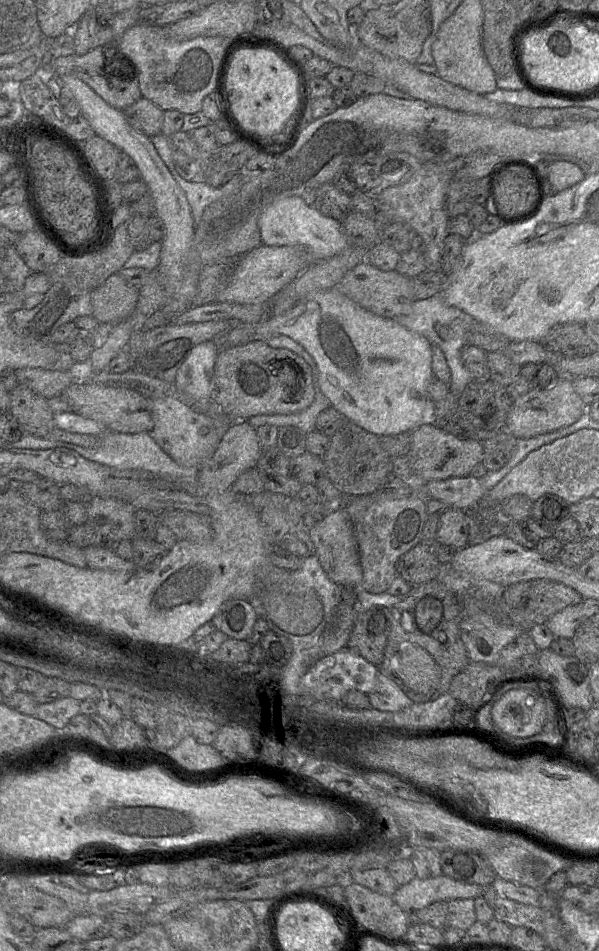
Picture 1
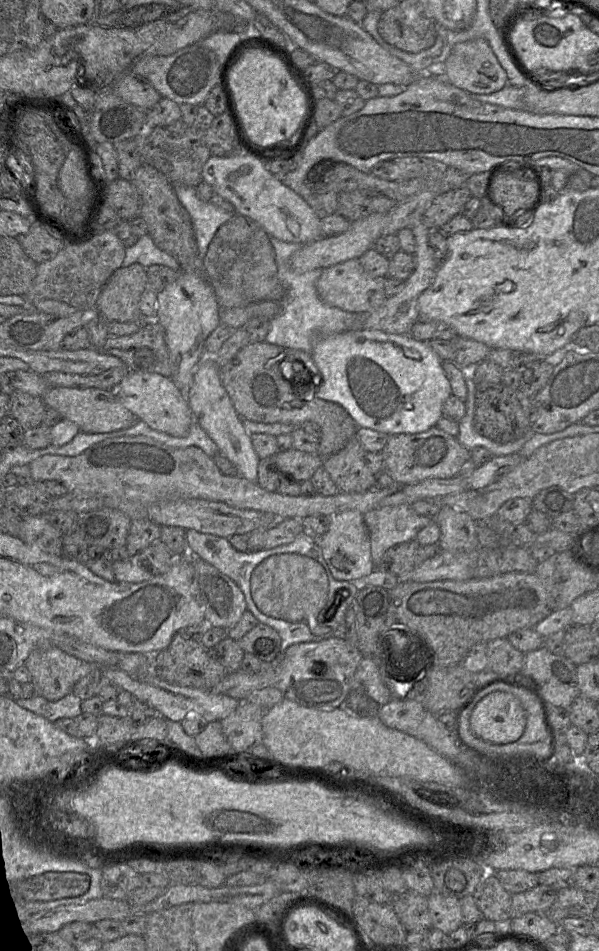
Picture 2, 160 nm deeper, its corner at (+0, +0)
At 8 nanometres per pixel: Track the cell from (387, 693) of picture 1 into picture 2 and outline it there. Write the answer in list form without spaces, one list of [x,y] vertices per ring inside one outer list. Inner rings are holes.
[[[363,657],[351,681],[351,692],[363,693],[381,706],[391,701],[391,695],[381,680],[378,665],[372,657]]]

